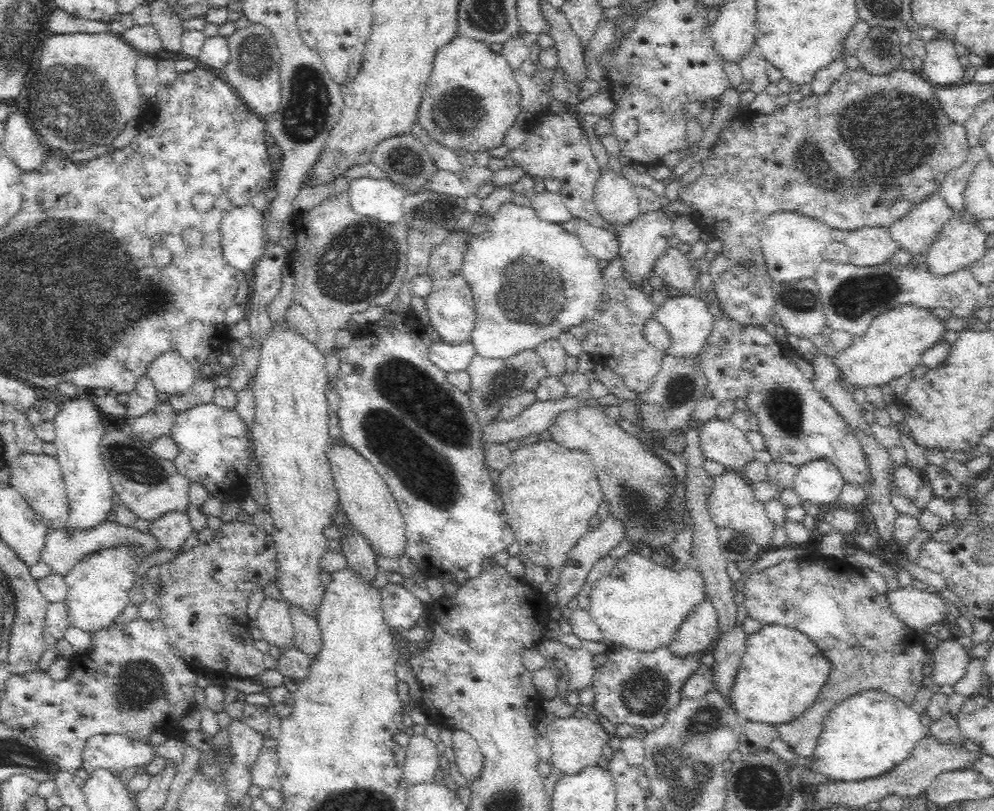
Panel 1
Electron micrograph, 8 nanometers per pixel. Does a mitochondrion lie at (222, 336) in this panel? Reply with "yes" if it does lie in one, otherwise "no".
no

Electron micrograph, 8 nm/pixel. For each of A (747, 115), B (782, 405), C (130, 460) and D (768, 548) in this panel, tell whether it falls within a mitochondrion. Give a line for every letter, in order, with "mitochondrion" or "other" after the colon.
A: other
B: mitochondrion
C: mitochondrion
D: other

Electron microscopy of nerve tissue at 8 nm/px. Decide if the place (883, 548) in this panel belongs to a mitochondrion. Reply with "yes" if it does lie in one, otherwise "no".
no

